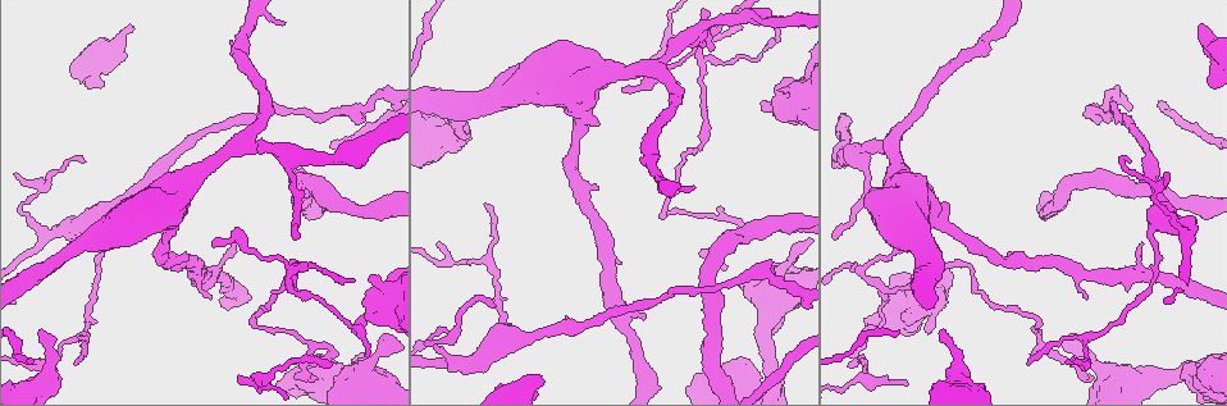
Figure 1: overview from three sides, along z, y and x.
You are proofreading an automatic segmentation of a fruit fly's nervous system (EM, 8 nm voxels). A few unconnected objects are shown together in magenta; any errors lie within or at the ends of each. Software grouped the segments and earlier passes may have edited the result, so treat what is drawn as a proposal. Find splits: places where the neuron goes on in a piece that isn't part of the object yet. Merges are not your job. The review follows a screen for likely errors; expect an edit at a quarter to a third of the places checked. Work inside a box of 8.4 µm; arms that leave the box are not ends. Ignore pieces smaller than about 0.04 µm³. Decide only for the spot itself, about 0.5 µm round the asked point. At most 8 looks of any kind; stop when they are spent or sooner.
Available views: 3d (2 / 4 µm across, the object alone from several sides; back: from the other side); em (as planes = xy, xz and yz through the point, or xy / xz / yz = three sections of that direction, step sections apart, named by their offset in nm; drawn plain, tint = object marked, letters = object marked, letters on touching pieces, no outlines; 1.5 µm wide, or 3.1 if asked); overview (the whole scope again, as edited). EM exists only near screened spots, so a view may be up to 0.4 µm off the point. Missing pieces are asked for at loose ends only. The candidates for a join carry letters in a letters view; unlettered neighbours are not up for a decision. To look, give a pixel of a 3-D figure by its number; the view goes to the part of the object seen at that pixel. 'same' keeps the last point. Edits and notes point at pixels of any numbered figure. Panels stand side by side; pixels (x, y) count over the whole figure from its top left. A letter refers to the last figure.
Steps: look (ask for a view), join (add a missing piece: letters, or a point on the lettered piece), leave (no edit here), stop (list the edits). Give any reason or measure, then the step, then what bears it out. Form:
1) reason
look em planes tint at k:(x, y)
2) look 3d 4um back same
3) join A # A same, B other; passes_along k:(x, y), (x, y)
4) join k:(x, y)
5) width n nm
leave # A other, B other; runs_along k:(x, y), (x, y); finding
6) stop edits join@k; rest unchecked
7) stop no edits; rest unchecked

end of a long branch
look 3d 2um back at 1:(41, 330)

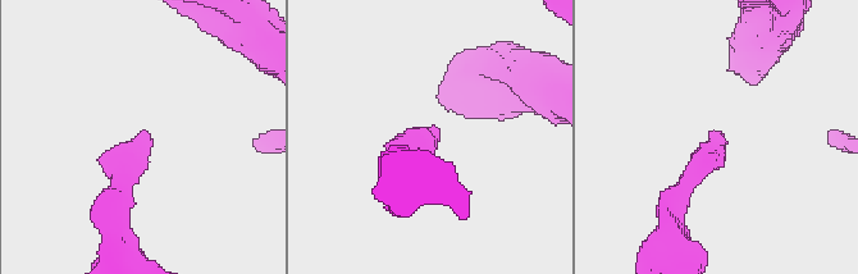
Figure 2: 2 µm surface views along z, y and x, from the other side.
shape alone is not enough
look em xz step 4 letters at 2:(710, 133)

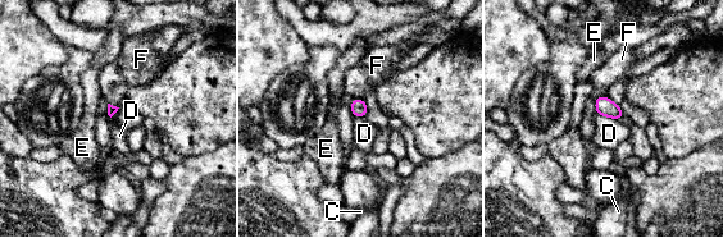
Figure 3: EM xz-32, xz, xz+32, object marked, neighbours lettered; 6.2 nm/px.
look em planes letters same

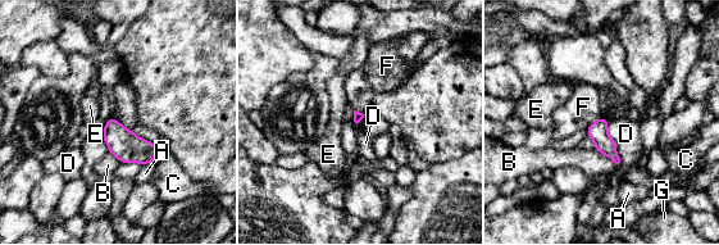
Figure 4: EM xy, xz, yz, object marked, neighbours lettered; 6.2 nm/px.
leave # A other, B other, C other, D other, E other, F other, G other; border 4:(608, 121), (619, 164); none of them fits

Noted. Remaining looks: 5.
free end
look em planes tint at 1:(1067, 362)

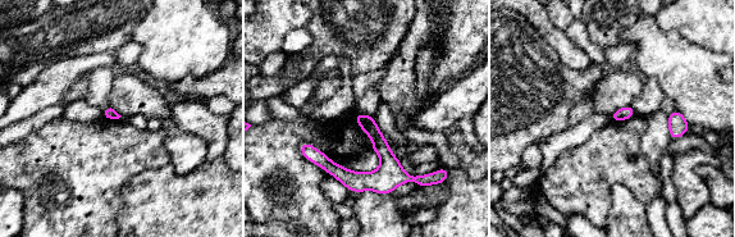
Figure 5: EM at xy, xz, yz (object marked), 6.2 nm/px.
look em planes letters same

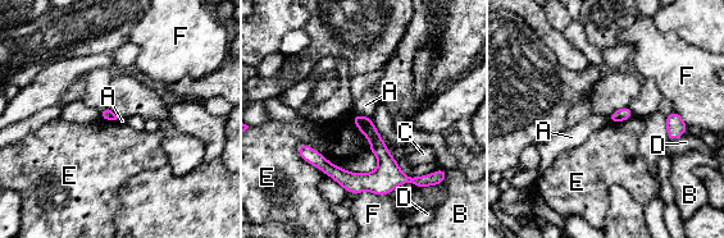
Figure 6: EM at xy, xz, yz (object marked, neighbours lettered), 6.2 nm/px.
leave # A other, B other, C other, D other, E other, F other; border 6:(355, 113), (370, 118); none of them fits

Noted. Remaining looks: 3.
free end
look em yz step 8 letters at 1:(541, 386)

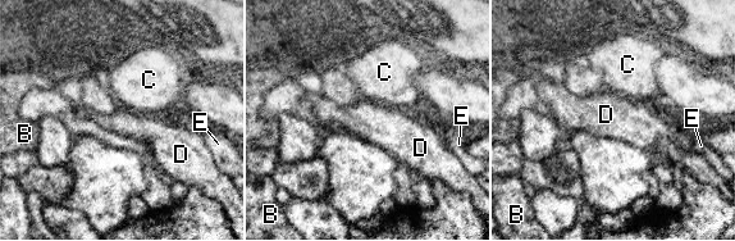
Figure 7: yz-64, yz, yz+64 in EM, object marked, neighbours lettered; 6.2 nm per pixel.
another direction
look em planes letters same

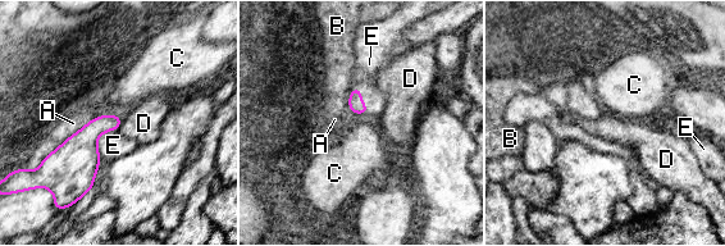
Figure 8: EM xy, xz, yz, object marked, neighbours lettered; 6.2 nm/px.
leave # A other, B other, C other, D other, E other; border 8:(122, 122), (119, 126); no lettered piece goes on from it

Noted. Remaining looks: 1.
stop no edits; rest unchecked

